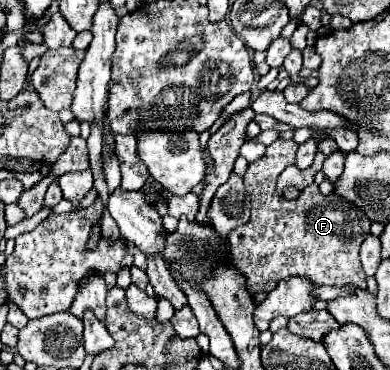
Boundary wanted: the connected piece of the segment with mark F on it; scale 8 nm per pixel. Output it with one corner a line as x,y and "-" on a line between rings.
277,139
261,159
249,163
243,181
251,197
251,221
229,233
231,261
245,275
251,293
271,291
291,275
305,275
315,285
341,287
351,283
365,289
367,277
359,263
359,247
371,227
367,215
335,193
323,195
316,183
303,189
297,199
277,195
277,178
285,167
294,164
298,147
295,141

